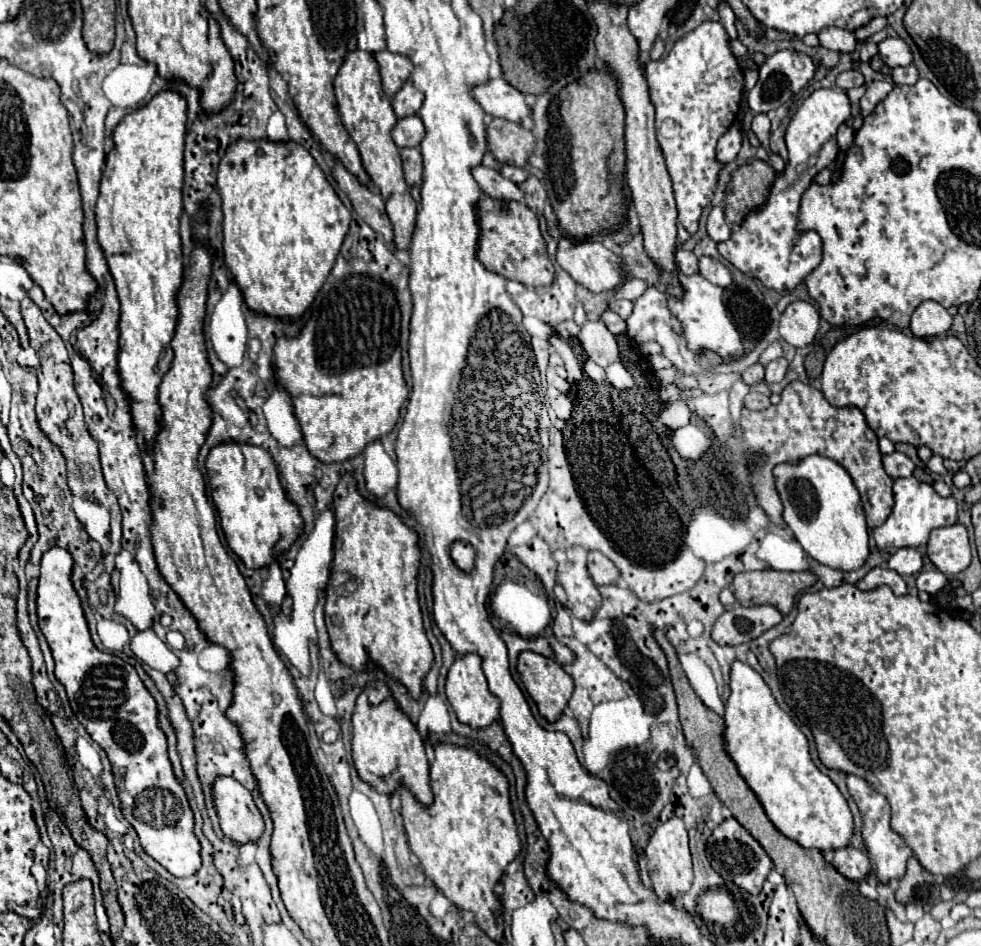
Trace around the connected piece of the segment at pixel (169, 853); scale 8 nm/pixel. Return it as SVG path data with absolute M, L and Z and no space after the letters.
M50 548L44 552L40 562L40 580L38 580L38 600L36 600L36 614L42 634L52 650L56 662L56 680L66 688L70 706L78 722L86 728L92 740L106 752L112 774L122 806L122 816L132 824L136 830L140 844L148 856L152 856L158 864L162 864L172 876L192 876L200 868L200 844L194 836L194 816L188 806L186 794L178 784L172 764L166 754L166 738L158 728L158 710L156 700L144 688L142 680L138 678L134 666L126 664L122 658L100 652L90 638L88 624L80 606L80 598L72 588L70 582L72 572L72 556L64 548Z

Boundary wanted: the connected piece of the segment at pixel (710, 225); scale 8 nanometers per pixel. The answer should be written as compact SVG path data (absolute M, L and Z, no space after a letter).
M712 206L708 220L706 220L706 230L714 242L724 242L730 238L730 224L724 218L722 206Z

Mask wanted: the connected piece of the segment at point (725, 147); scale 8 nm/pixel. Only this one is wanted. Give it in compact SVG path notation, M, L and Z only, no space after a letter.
M734 122L720 140L718 140L718 146L716 146L716 160L720 160L720 164L732 162L732 160L736 158L736 154L740 152L742 138L742 125L738 122Z

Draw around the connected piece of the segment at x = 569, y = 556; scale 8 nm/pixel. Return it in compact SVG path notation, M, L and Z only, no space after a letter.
M572 546L566 550L566 560L558 564L558 584L566 592L566 608L582 620L590 620L594 612L600 608L602 598L596 590L588 566L588 552L580 546Z

